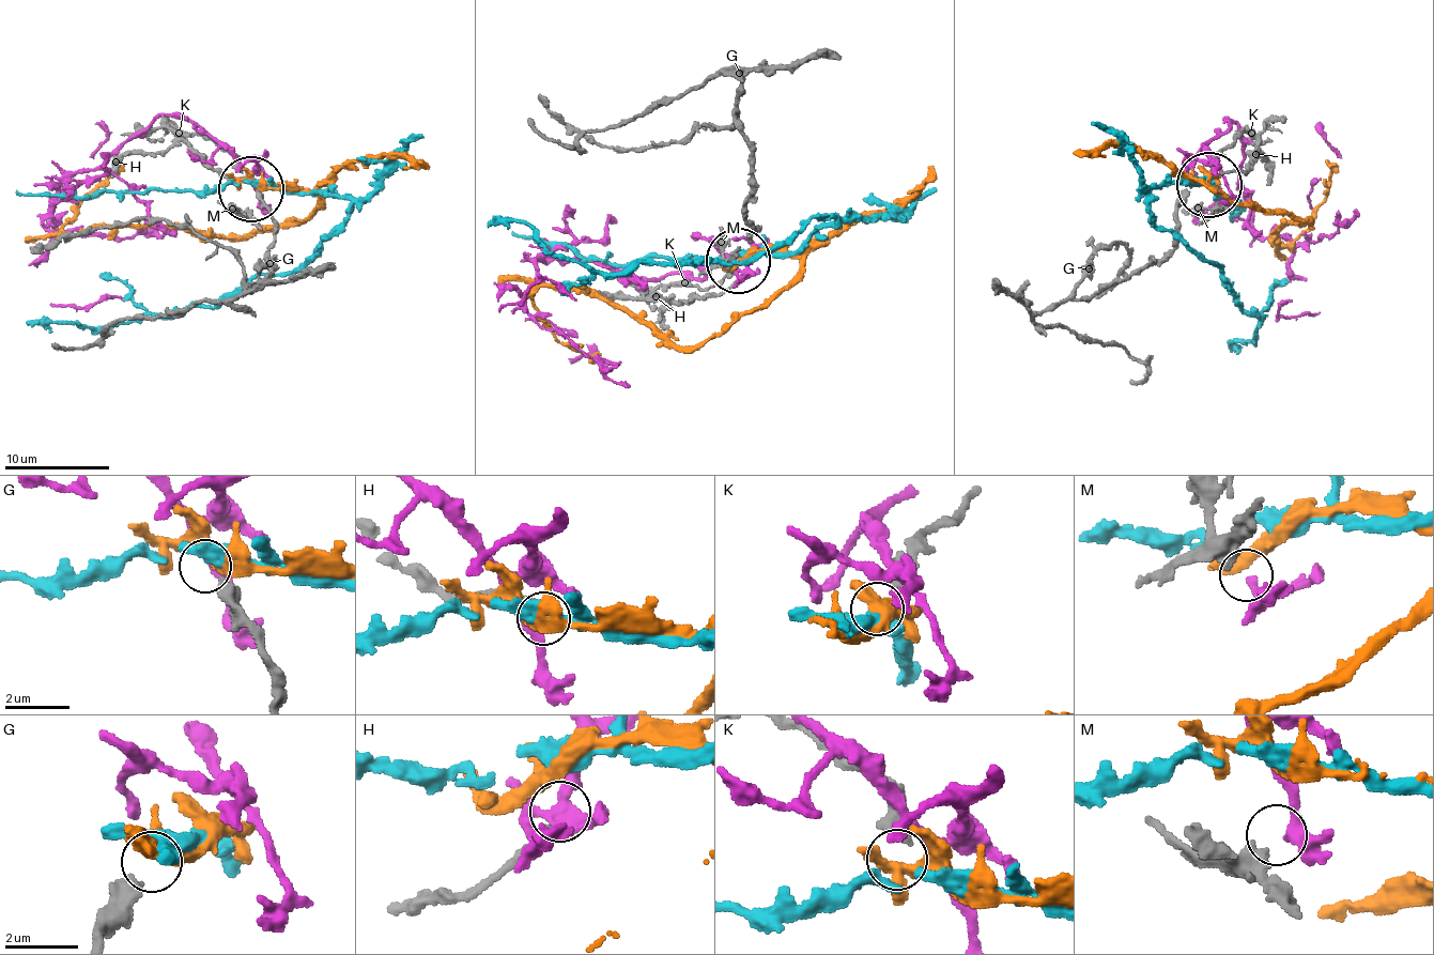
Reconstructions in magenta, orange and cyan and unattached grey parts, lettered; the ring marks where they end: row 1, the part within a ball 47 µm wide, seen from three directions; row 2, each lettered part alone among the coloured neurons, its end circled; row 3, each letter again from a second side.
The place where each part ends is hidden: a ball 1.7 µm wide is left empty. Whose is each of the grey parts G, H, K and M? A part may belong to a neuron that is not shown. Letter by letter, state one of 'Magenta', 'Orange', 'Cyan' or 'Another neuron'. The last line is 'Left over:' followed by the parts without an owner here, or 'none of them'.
G: Another neuron
H: Orange
K: Cyan
M: Magenta
Left over: G

